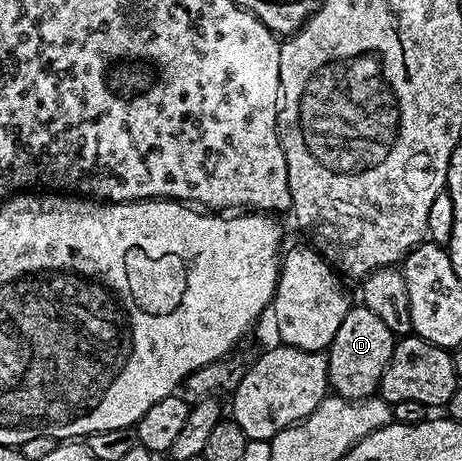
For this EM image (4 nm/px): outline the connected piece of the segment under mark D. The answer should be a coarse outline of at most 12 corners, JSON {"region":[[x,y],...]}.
{"region":[[353,305],[326,349],[329,387],[379,391],[397,335]]}

